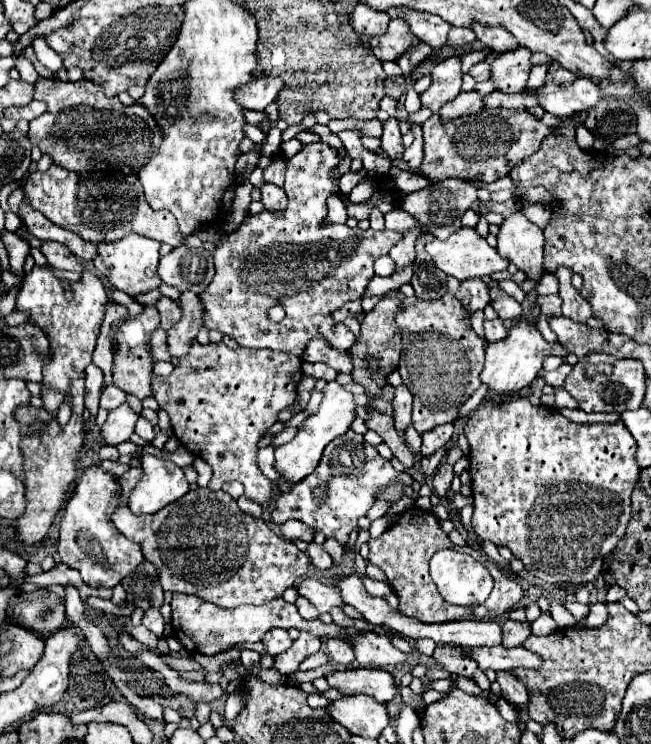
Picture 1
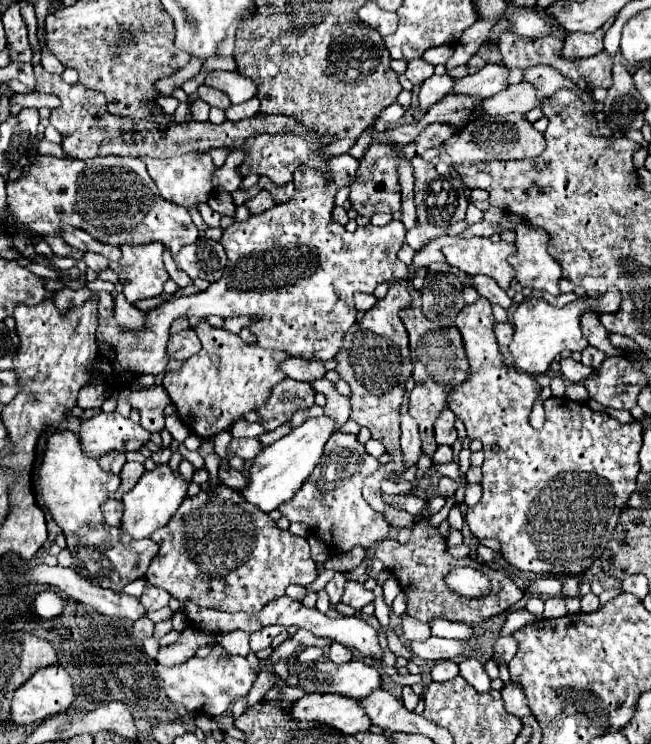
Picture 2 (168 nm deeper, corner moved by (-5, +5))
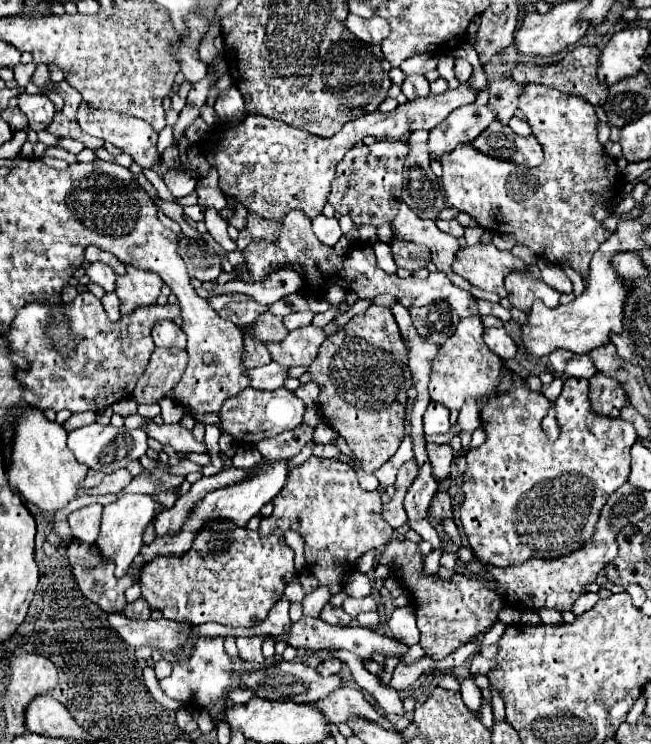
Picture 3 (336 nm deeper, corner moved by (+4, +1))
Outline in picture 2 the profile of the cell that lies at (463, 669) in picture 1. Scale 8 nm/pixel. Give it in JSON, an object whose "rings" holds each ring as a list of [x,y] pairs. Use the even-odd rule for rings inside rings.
{"rings":[[[465,658],[459,662],[461,676],[477,690],[477,692],[489,692],[491,678],[485,672],[485,666],[475,658]]]}

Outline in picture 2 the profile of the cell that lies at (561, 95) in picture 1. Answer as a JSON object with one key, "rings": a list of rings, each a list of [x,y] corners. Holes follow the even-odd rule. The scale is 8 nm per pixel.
{"rings":[[[521,80],[519,84],[509,86],[505,92],[499,92],[497,96],[483,100],[479,110],[481,110],[481,114],[491,114],[491,116],[505,116],[511,112],[527,114],[535,108],[543,108],[545,102],[547,102],[547,98],[539,96],[539,92],[535,90],[535,86],[531,82]]]}

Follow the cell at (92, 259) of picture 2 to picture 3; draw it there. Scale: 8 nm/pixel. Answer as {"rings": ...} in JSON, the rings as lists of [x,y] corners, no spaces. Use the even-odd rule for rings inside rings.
{"rings":[[[94,262],[94,264],[90,264],[90,268],[86,268],[86,274],[90,276],[92,282],[102,286],[106,292],[114,292],[114,288],[116,288],[116,274],[106,264]]]}

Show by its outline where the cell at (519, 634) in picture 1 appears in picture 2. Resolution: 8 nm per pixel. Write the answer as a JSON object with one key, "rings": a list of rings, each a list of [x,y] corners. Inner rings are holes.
{"rings":[[[505,636],[505,638],[497,638],[495,640],[495,646],[493,646],[493,652],[495,656],[501,660],[501,662],[509,662],[515,652],[517,652],[517,642],[513,636]]]}

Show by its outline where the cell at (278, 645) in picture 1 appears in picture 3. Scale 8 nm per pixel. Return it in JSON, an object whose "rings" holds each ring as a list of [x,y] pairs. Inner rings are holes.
{"rings":[[[252,636],[252,638],[236,638],[236,646],[238,646],[238,658],[250,664],[262,664],[264,656],[262,656],[262,638],[260,636]]]}

